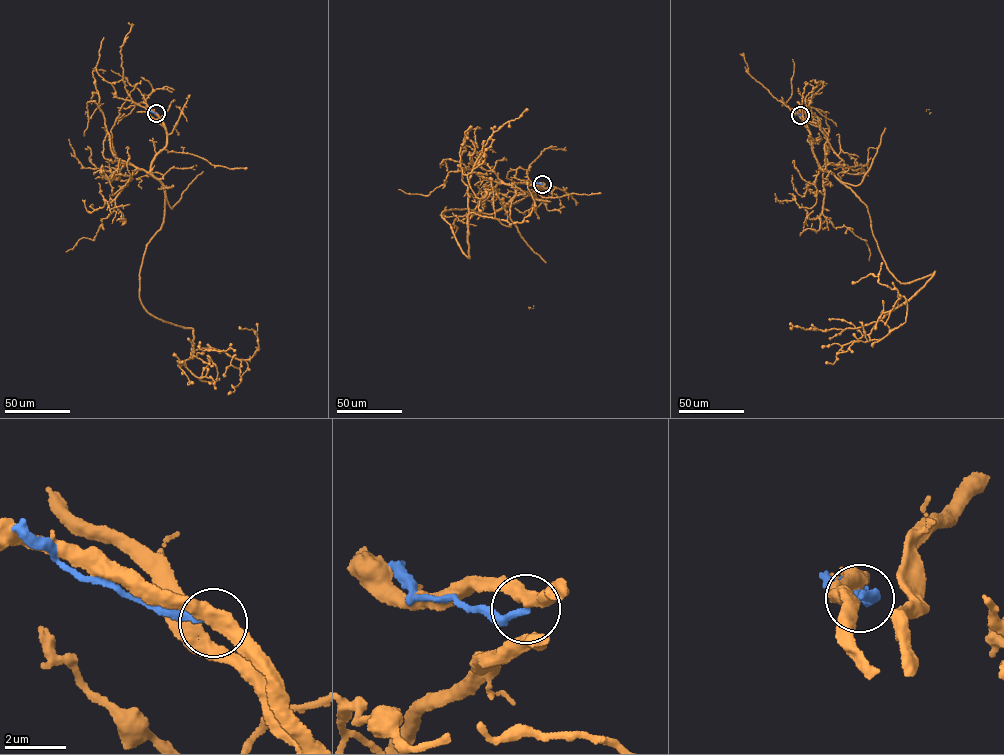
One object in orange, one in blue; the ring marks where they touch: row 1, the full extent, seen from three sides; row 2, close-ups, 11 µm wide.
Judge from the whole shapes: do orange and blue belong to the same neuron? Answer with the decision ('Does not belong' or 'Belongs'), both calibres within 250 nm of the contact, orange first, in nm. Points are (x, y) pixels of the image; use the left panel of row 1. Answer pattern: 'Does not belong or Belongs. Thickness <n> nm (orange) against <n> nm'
Does not belong. Thickness 400 nm (orange) against 220 nm

